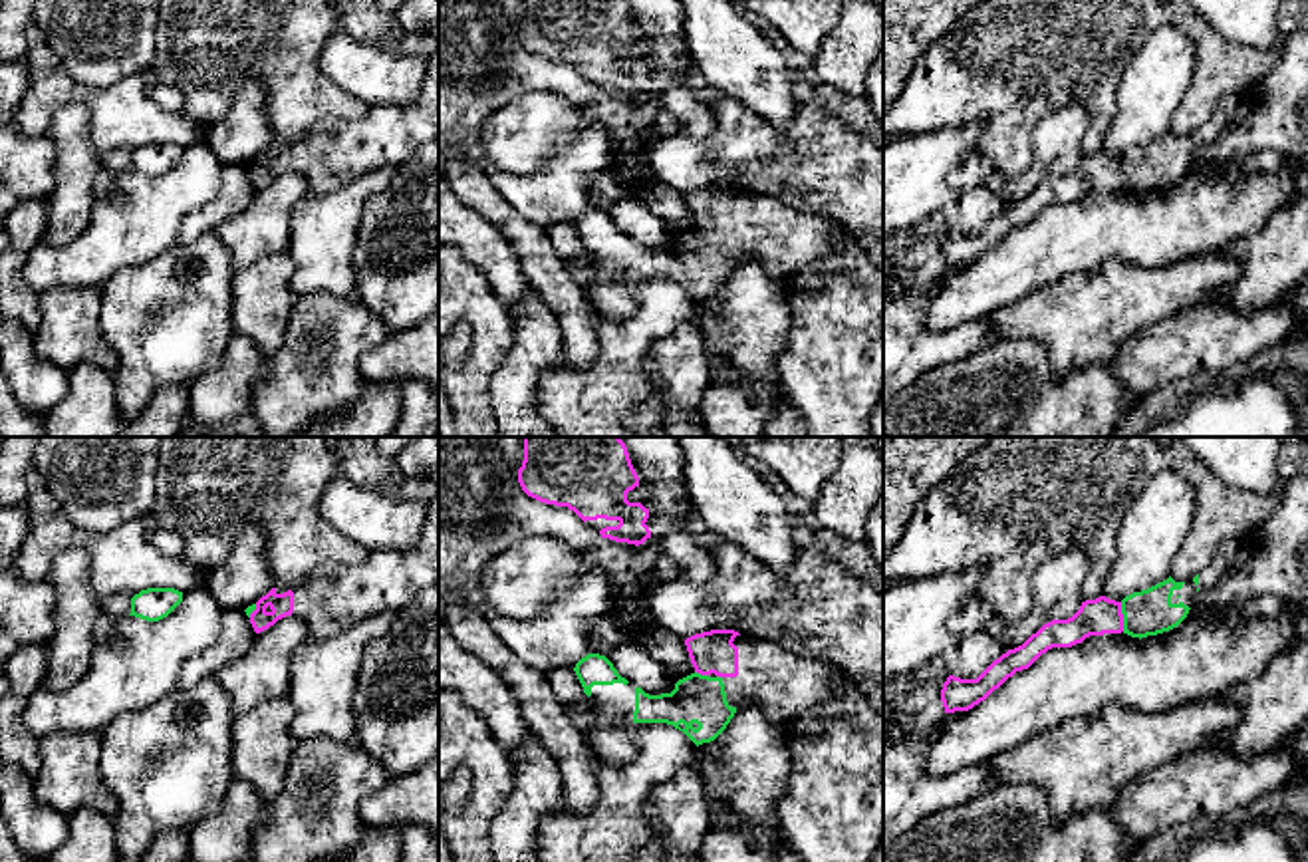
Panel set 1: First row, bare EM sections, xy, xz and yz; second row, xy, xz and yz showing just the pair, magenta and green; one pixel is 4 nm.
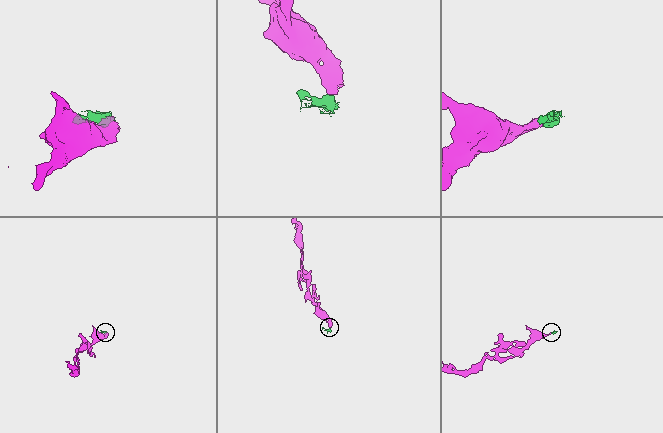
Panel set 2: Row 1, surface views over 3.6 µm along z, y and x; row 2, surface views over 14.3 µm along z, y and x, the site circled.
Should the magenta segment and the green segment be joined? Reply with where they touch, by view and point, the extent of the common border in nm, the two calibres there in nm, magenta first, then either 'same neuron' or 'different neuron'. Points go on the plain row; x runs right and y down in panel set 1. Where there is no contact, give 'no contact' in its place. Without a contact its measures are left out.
meets magenta in yz at (1122, 171); contact 120 nm long; 150 nm thick on the magenta side, 190 nm on the other; same neuron

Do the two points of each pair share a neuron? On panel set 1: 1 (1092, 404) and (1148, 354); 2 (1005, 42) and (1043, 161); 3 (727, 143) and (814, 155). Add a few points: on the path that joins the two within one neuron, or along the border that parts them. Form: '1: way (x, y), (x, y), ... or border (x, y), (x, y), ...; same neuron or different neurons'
1: border (1110, 364), (1110, 370), (1134, 402); different neurons
2: border (1070, 104), (1039, 124), (1033, 159), (1009, 173); different neurons
3: way (749, 153), (792, 155); same neuron

